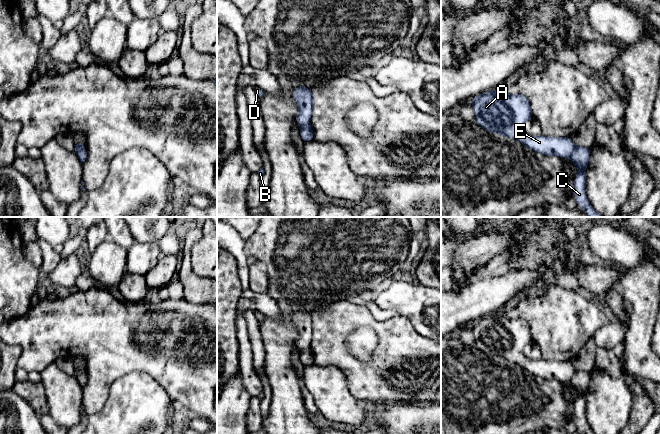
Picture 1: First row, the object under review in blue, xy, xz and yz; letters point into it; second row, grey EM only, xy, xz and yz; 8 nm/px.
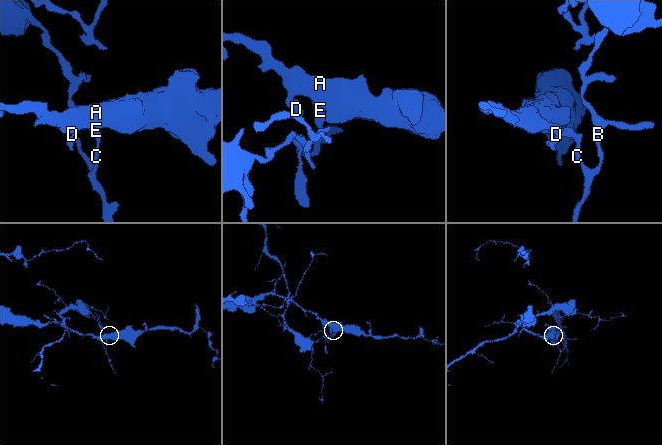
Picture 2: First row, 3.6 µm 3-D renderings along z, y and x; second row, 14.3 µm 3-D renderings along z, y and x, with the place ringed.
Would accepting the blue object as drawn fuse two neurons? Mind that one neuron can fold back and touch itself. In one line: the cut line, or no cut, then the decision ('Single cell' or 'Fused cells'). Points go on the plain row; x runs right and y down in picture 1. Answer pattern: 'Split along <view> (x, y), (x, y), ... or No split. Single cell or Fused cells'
Split along yz (576, 371), (569, 380). Fused cells

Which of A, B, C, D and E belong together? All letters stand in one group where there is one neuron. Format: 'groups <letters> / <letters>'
groups A D E / B C

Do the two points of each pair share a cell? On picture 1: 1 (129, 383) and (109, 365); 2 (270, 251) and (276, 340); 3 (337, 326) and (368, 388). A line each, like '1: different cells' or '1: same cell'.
1: different cells
2: same cell
3: same cell

